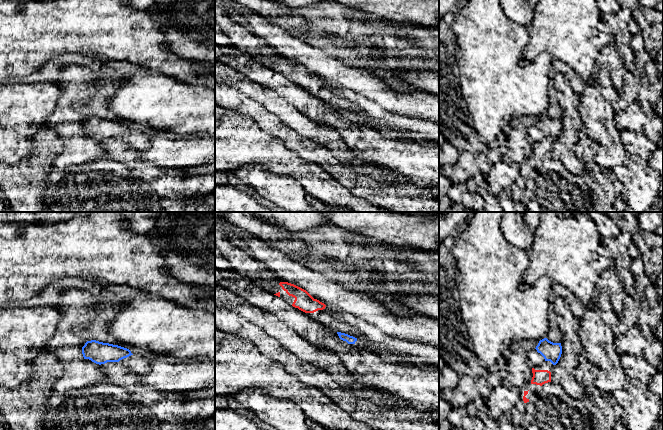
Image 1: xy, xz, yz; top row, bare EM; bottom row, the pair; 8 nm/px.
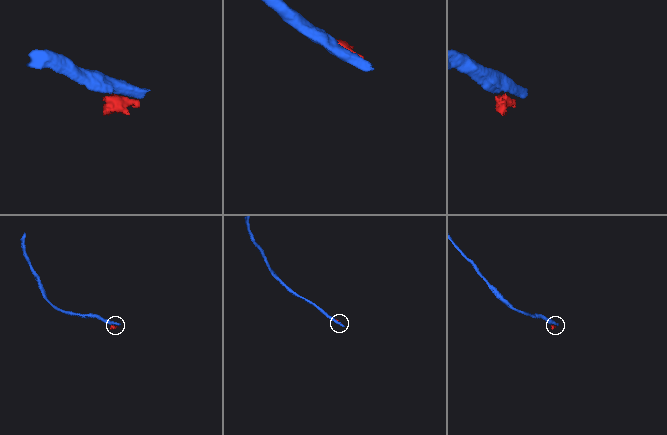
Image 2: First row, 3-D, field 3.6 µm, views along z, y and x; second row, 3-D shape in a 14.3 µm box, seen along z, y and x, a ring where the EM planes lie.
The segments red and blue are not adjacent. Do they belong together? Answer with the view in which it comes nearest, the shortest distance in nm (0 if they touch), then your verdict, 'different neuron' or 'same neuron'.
yz | 60 nm | different neuron

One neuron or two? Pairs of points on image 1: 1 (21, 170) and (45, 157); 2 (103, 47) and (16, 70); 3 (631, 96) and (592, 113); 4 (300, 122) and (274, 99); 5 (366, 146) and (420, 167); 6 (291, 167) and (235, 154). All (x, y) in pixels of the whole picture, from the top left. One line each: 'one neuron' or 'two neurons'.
1: one neuron
2: one neuron
3: two neurons
4: one neuron
5: one neuron
6: one neuron

